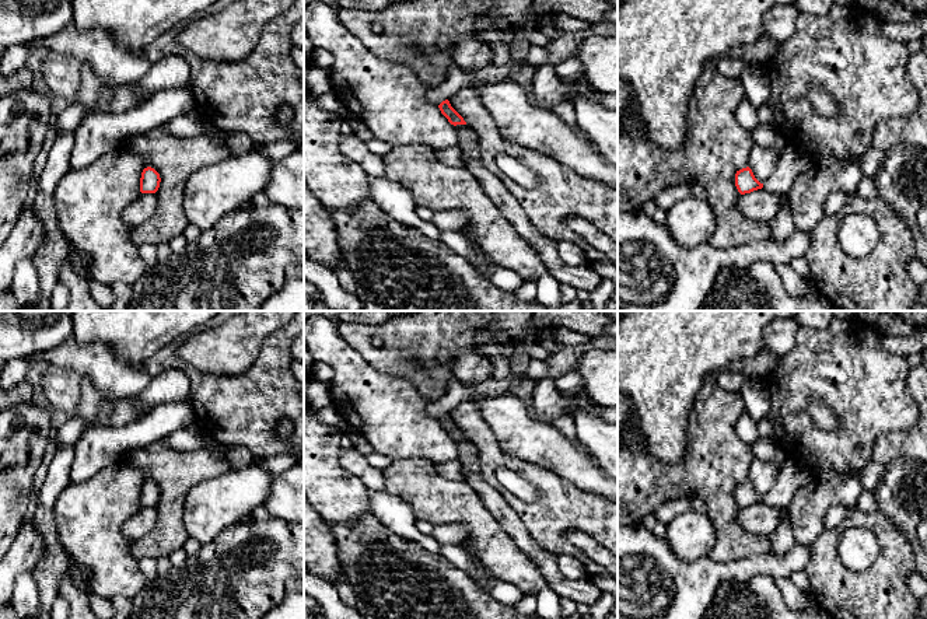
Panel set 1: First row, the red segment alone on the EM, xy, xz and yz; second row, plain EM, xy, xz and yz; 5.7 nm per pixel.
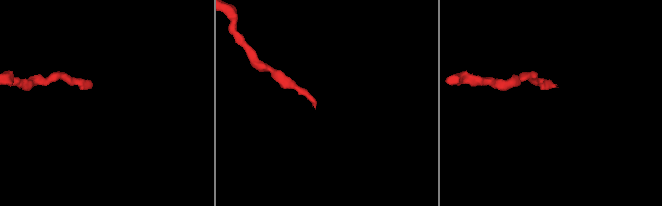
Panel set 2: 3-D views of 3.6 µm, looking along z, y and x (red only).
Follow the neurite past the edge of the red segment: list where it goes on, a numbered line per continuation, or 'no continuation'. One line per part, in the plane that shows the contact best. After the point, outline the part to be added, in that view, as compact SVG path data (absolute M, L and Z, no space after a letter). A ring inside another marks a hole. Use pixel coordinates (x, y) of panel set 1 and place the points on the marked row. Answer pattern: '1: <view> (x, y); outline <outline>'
1: yz (791, 163); outline M787 144L781 154L777 167L772 175L763 182L767 192L787 195L793 188L797 176L811 167L812 158Z

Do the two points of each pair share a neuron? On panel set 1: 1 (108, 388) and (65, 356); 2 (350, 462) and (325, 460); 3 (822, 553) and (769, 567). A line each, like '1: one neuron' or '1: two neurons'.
1: one neuron
2: two neurons
3: two neurons

